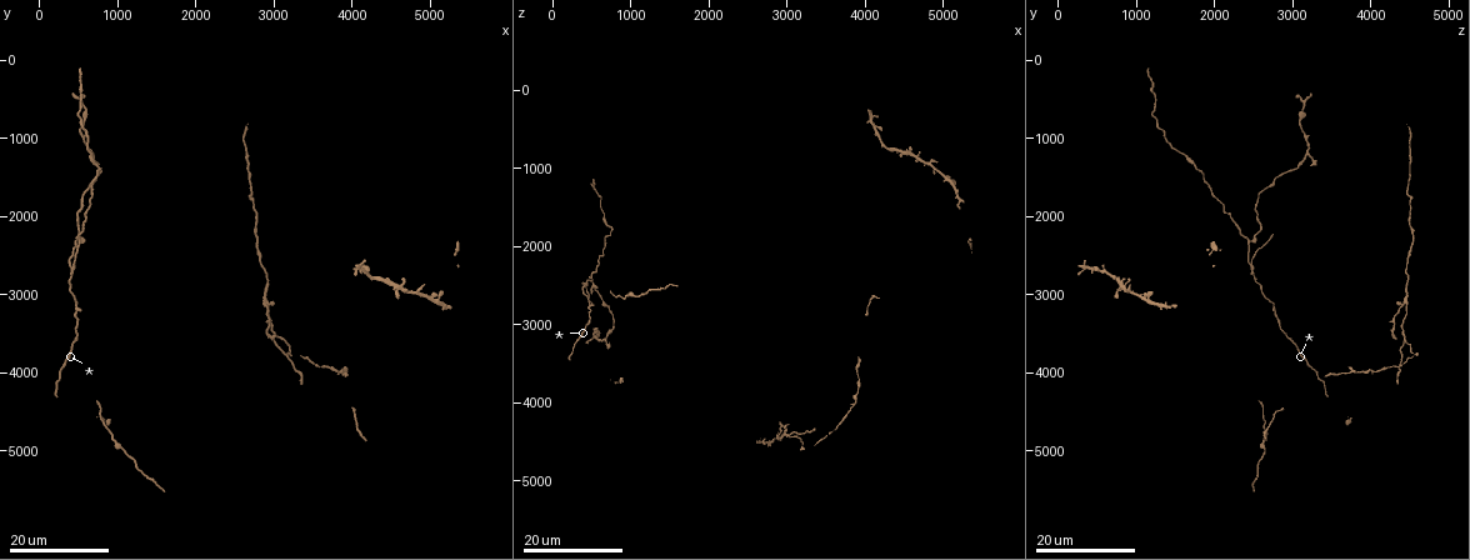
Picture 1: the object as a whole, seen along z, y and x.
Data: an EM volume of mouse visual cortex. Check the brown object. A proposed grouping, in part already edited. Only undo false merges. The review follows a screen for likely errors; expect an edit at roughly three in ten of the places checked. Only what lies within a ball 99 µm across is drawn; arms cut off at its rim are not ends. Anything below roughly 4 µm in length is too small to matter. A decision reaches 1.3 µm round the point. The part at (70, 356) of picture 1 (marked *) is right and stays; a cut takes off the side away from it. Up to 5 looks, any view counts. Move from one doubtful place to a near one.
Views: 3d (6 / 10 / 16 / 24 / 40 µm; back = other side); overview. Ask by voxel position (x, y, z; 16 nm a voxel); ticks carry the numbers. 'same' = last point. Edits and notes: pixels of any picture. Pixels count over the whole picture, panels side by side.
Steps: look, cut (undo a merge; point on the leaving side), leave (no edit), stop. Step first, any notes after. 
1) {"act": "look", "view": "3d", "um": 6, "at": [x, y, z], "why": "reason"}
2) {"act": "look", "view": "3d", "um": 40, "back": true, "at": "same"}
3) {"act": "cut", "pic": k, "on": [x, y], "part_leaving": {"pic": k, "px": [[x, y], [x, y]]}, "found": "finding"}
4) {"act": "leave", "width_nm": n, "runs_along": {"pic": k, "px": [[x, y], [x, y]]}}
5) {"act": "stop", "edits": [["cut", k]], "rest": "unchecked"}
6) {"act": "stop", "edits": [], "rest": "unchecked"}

{"act": "look", "view": "3d", "um": 16, "at": [2950, 3150, 4450], "why": "looks like a crossing"}

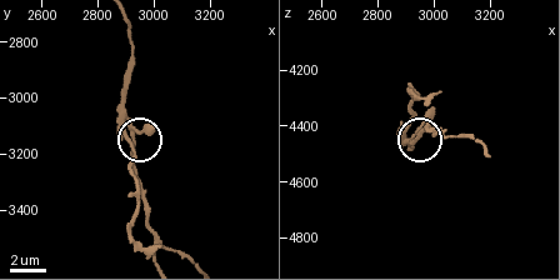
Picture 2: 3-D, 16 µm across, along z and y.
{"act": "look", "view": "3d", "um": 10, "at": [2930, 3110, 4440]}

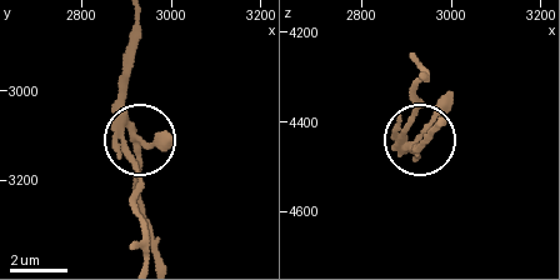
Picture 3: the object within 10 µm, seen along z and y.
{"act": "cut", "pic": 3, "on": [126, 151], "side_arm_um": 9, "arms": 4, "found": "a second cell is stuck on"}

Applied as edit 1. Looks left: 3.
{"act": "look", "view": "overview"}

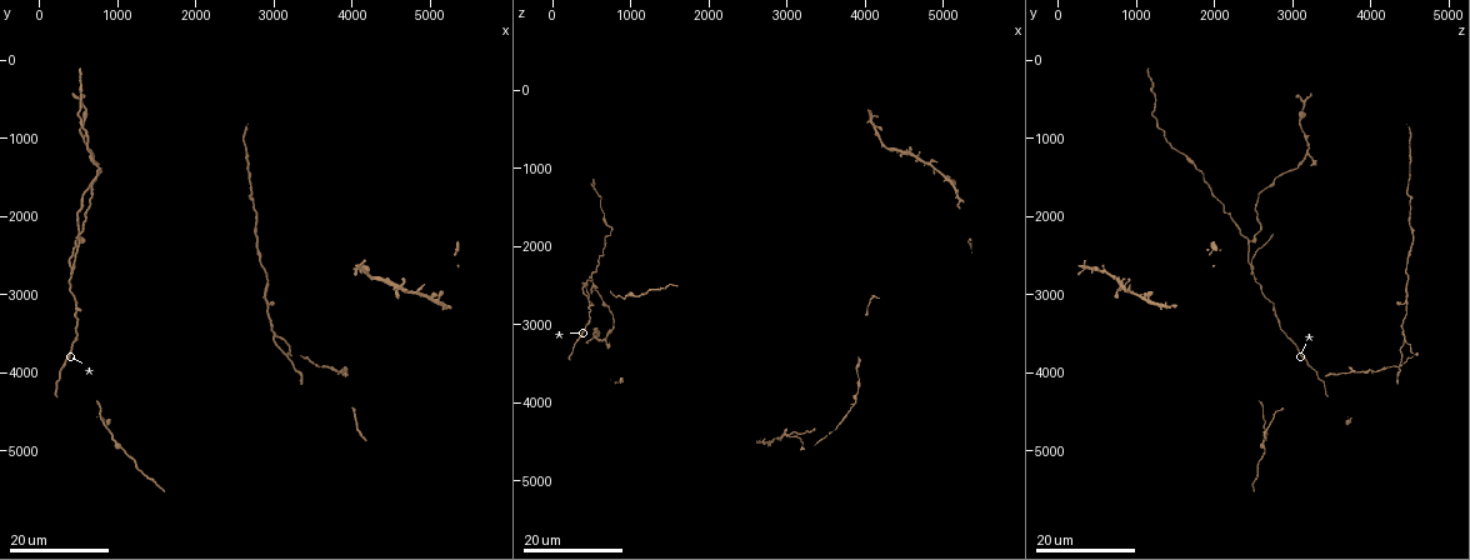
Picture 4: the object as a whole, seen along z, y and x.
{"act": "look", "view": "3d", "um": 16, "at": [2800, 2400, 4550], "why": "sudden change in width"}

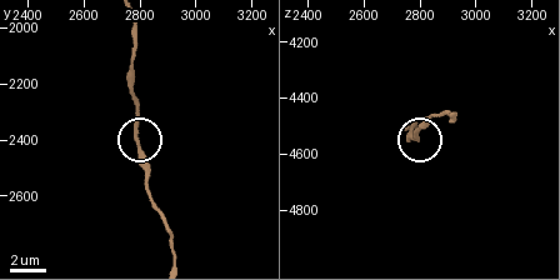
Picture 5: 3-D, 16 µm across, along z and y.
{"act": "look", "view": "3d", "um": 6, "at": [2790, 2400, 4520]}

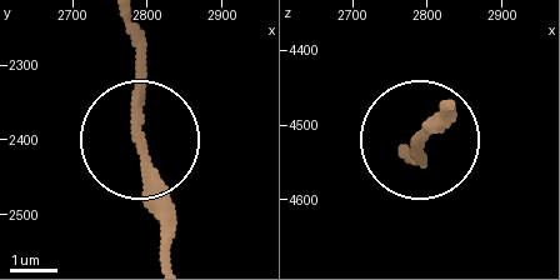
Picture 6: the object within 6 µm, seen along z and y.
{"act": "leave", "runs_along": {"pic": 6, "px": [[136, 23], [141, 166], [165, 246]]}, "found": "all the same cell"}

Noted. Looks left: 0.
{"act": "stop", "edits": [["cut", 3]], "rest": "unchecked"}

